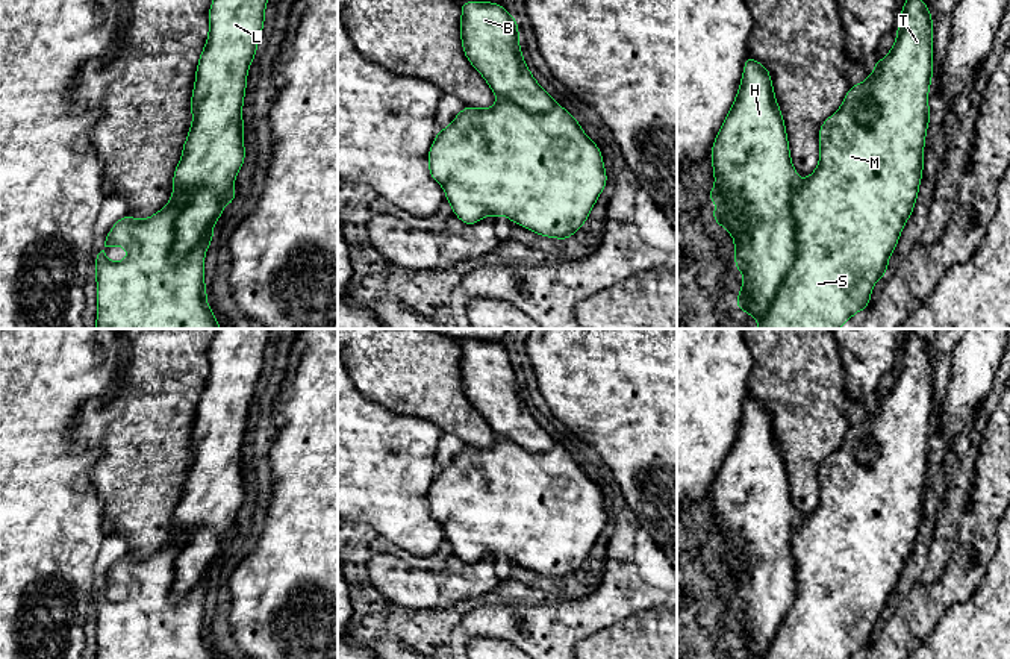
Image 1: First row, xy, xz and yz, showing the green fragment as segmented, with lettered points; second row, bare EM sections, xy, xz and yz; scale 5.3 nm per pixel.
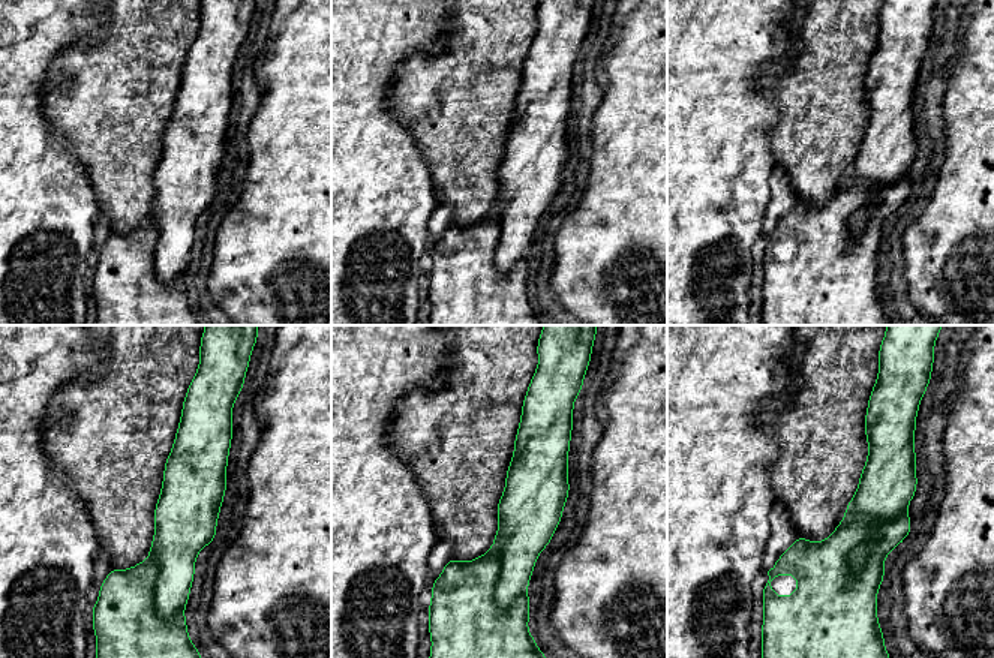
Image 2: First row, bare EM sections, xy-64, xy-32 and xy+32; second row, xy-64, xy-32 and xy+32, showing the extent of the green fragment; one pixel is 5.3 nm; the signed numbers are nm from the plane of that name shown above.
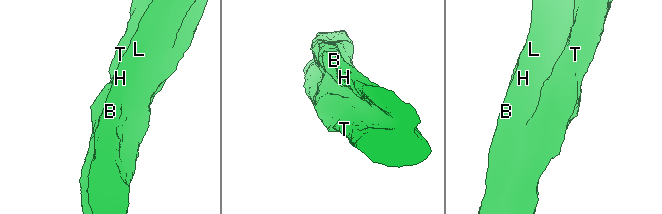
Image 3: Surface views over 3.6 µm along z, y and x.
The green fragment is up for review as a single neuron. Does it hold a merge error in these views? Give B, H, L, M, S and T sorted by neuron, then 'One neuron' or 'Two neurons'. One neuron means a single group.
Groups: B H L / M S T. Two neurons

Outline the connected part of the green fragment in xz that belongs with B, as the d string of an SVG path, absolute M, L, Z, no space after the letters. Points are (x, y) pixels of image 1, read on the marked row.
M459 3L463 55L492 92L530 112L556 108L559 103L538 83L524 61L515 15L501 3Z

